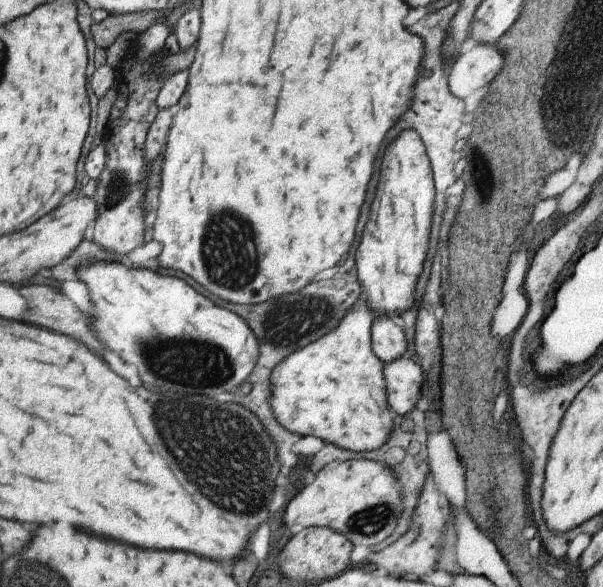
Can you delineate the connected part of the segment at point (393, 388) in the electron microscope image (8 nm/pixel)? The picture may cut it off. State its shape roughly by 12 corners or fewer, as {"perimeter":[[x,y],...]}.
{"perimeter":[[400,357],[383,364],[394,415],[417,406],[428,378],[418,362]]}

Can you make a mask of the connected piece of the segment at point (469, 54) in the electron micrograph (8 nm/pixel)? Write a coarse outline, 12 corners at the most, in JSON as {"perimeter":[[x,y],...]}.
{"perimeter":[[497,44],[466,45],[449,68],[459,99],[502,70]]}

